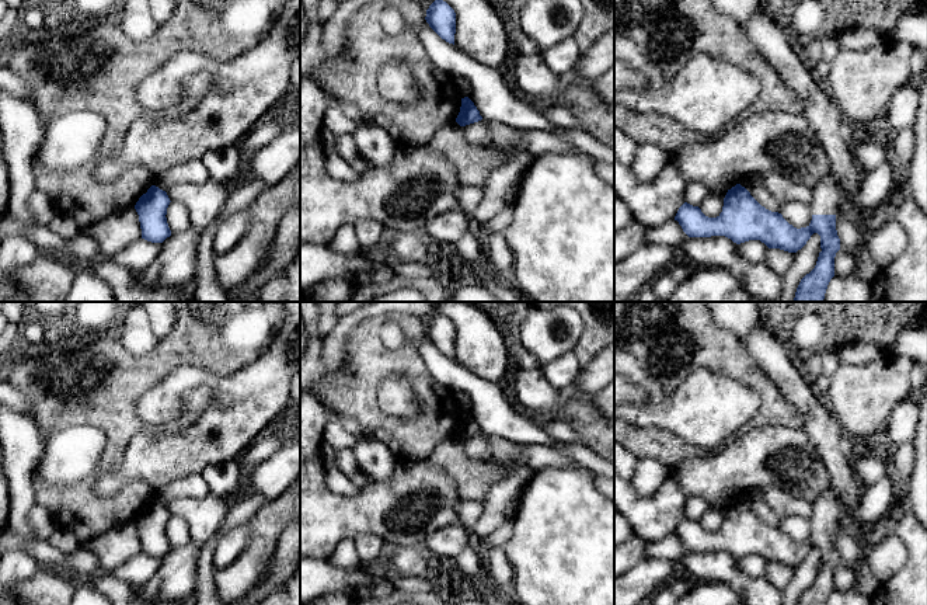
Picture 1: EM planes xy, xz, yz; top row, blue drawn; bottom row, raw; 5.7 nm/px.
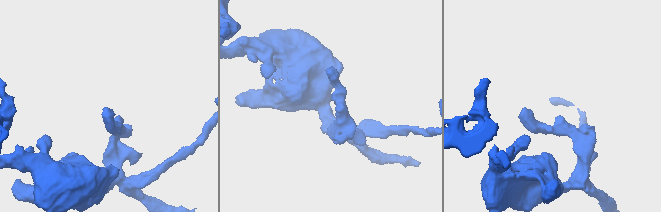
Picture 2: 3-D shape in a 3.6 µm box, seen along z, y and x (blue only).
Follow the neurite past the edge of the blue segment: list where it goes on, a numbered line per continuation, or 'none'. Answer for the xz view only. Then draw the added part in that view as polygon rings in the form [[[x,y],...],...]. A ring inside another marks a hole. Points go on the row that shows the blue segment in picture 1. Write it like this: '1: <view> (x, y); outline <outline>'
none

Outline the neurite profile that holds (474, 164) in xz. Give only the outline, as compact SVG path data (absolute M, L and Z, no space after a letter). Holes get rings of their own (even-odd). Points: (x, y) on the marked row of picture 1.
M457 122L440 128L426 146L453 164L460 185L484 187L491 173L508 163L485 146L470 145Z

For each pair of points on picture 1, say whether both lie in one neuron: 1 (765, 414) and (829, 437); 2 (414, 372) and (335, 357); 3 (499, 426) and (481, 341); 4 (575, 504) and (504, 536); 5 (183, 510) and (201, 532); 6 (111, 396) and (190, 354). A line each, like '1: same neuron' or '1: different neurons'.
1: different neurons
2: different neurons
3: different neurons
4: different neurons
5: same neuron
6: same neuron

